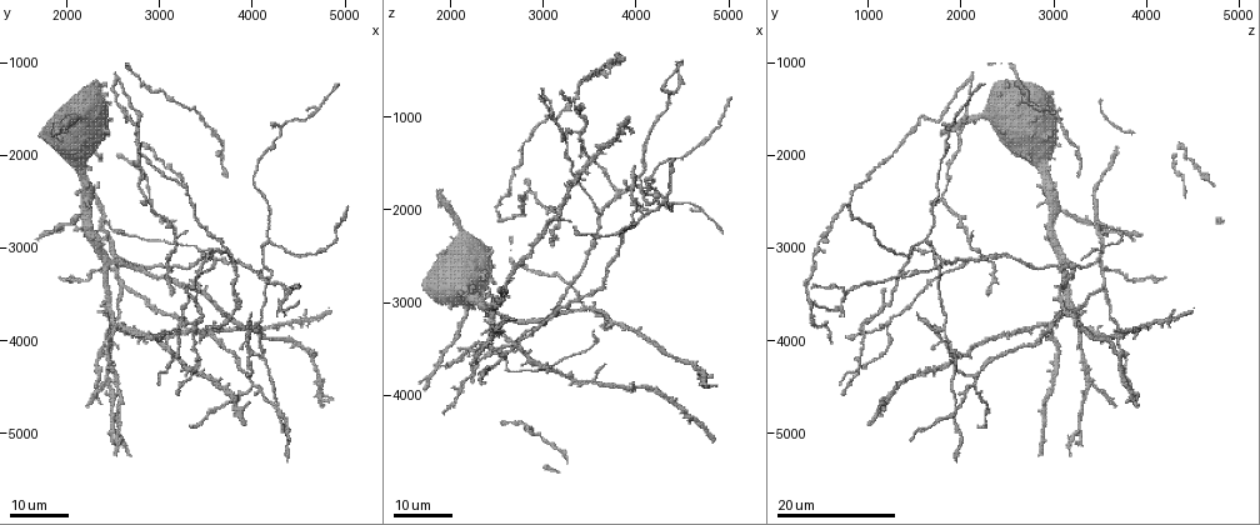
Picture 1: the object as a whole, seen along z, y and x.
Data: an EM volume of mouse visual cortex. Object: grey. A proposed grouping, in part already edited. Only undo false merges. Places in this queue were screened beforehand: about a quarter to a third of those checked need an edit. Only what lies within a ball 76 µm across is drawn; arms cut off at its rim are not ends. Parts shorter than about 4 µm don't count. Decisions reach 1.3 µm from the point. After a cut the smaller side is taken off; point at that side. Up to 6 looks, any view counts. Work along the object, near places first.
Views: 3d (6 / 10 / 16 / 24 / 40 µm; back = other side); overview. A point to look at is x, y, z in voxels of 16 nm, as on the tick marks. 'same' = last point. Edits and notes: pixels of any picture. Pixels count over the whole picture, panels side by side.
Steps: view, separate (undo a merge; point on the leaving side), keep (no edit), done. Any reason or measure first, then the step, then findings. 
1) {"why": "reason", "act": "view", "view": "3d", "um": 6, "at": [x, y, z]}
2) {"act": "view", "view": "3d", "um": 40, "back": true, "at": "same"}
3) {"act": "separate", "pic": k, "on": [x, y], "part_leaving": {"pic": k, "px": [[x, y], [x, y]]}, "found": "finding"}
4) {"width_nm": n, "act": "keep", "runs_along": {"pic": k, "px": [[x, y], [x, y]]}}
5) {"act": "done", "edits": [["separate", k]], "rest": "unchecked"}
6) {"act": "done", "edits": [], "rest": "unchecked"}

{"why": "looks like a crossing", "act": "view", "view": "3d", "um": 24, "at": [2450, 4450, 3400]}

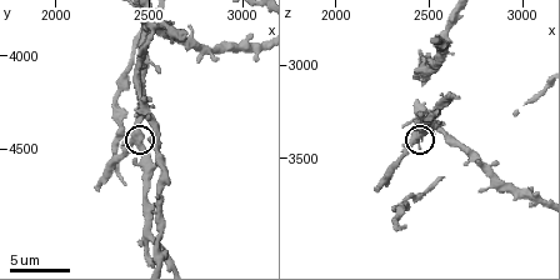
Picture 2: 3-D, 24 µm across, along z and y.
{"act": "view", "view": "3d", "um": 10, "at": "same"}

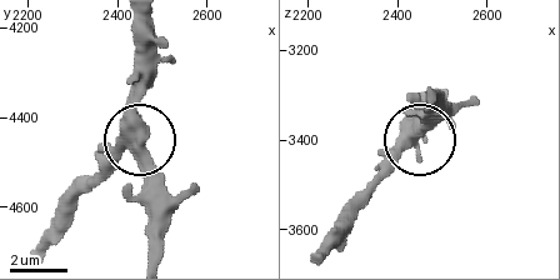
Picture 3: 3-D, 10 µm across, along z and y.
{"width_nm": 440, "act": "keep", "found": "one neuron here"}

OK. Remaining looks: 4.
{"why": "three-way junction", "act": "view", "view": "3d", "um": 16, "at": [2500, 3200, 3550]}

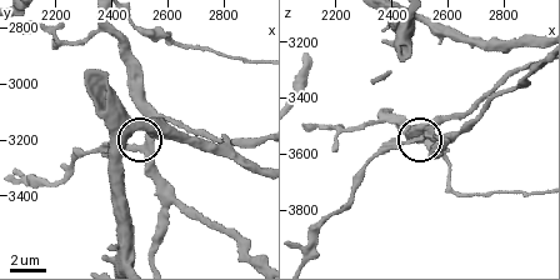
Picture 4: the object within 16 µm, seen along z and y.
{"act": "view", "view": "3d", "um": 6, "at": [2510, 3240, 3550]}

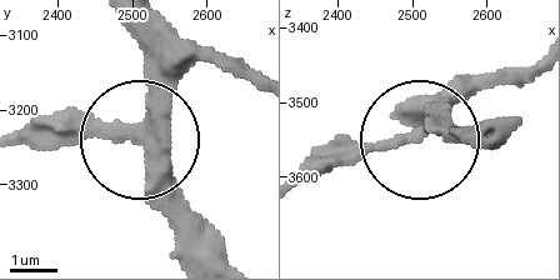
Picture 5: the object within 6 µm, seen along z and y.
{"act": "view", "view": "3d", "um": 6, "back": true, "at": [2510, 3240, 3545]}

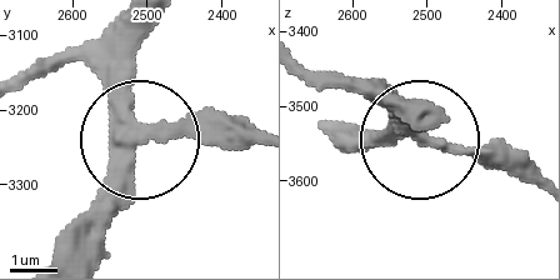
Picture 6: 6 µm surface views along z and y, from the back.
{"arms": 3, "act": "keep", "runs_along": {"pic": 6, "px": [[303, 64], [363, 80], [423, 131], [538, 168]]}, "found": "continuous, no second neuron"}

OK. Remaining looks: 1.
{"act": "done", "edits": [], "rest": "unchecked"}

